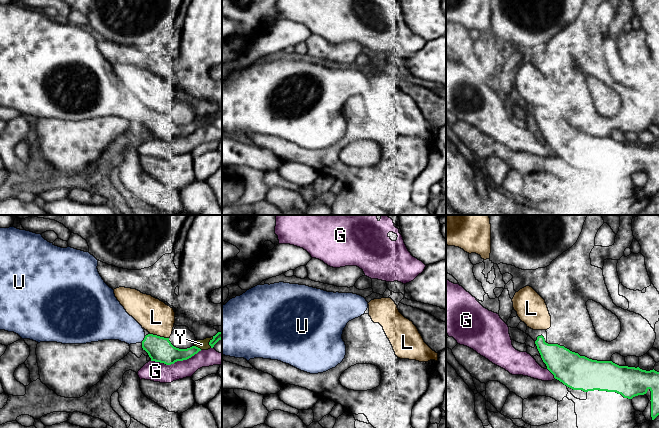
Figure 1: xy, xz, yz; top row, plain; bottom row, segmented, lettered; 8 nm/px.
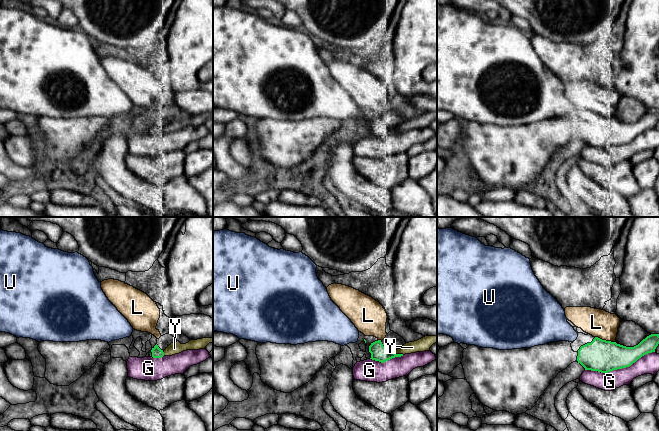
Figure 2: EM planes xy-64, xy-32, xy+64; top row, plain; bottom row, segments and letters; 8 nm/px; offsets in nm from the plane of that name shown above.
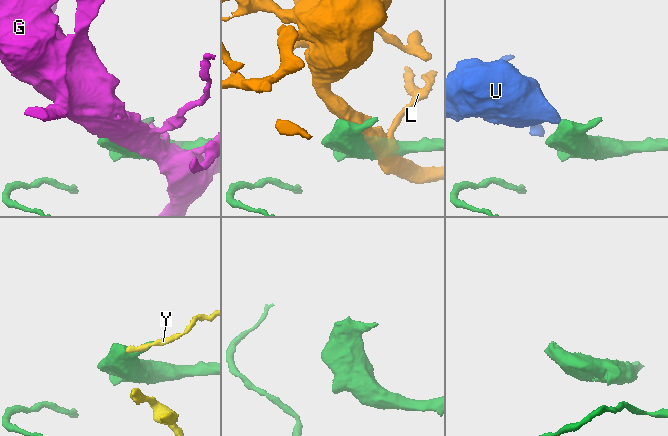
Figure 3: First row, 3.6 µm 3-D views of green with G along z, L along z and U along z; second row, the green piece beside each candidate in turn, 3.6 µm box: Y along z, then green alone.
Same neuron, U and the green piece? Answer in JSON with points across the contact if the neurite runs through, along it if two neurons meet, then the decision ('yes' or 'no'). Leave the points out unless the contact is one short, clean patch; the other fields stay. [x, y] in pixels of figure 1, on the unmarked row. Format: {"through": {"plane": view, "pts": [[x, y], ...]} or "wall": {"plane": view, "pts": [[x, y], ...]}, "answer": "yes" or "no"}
{"through": {"plane": "xy", "pts": [[159, 125], [144, 115], [117, 100]]}, "answer": "yes"}

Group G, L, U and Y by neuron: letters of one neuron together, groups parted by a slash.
G / L / U / Y

